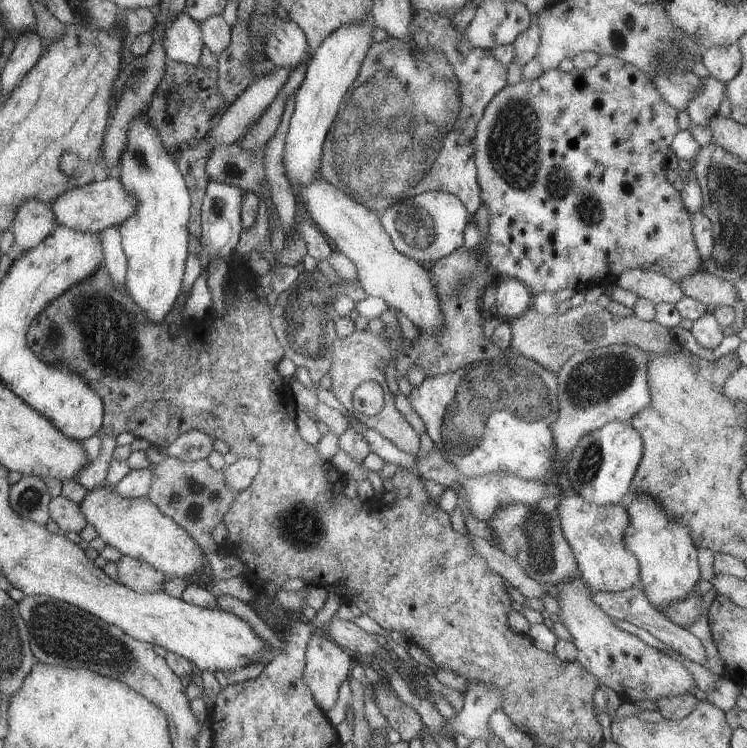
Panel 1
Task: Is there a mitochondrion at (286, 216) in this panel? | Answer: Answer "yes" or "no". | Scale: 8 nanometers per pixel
no

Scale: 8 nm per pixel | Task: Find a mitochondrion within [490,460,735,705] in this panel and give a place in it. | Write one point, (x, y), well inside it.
(536, 534)

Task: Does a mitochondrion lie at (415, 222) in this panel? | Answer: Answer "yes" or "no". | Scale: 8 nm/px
yes

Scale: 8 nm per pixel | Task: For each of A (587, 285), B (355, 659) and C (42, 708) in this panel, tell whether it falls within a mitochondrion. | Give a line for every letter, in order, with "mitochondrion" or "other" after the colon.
A: other
B: other
C: other

